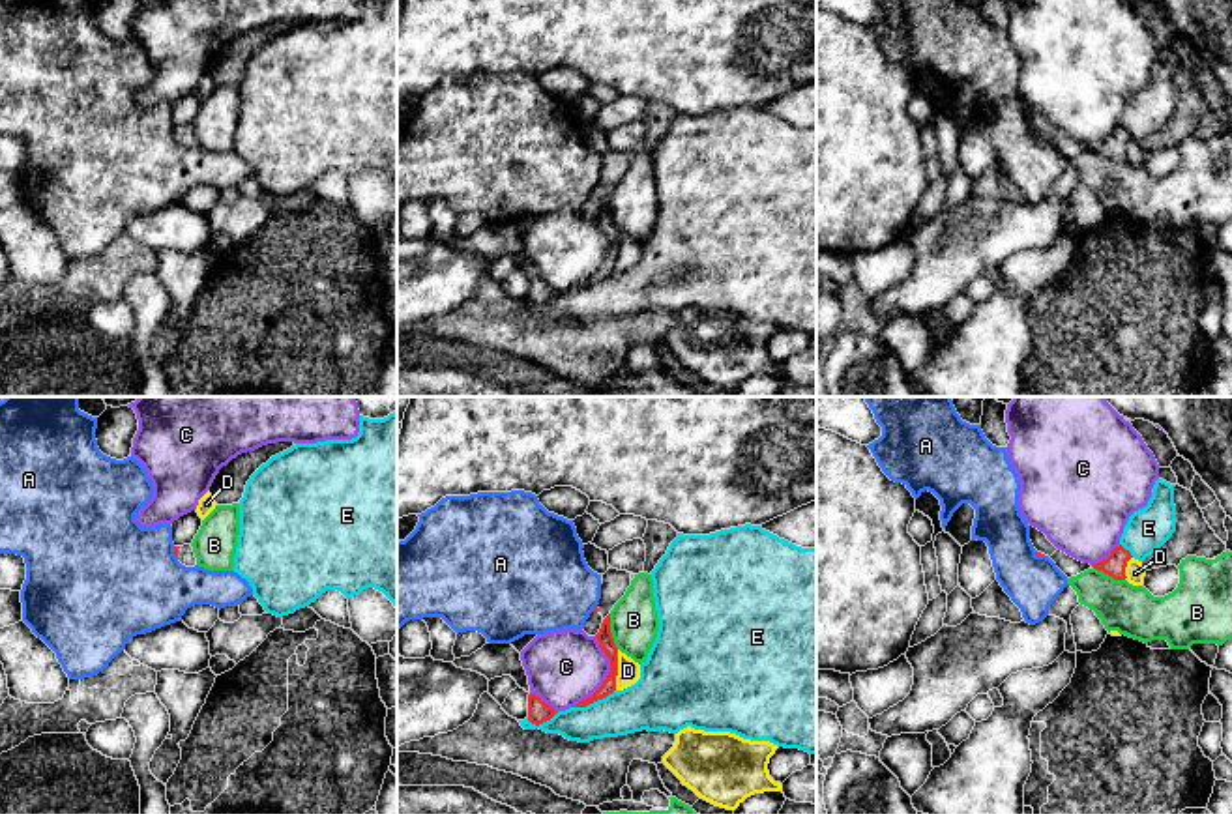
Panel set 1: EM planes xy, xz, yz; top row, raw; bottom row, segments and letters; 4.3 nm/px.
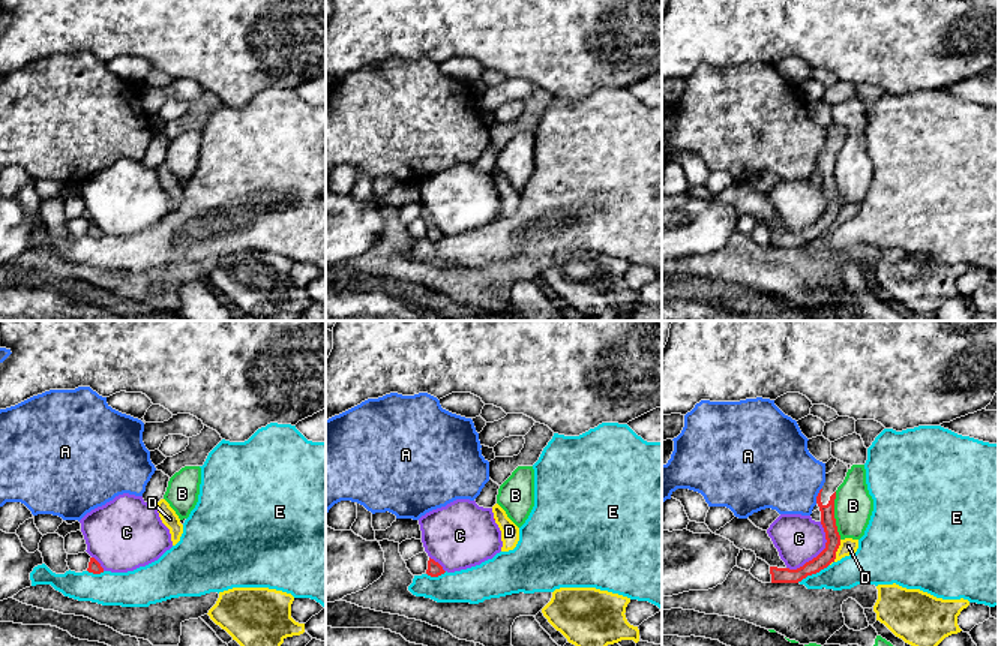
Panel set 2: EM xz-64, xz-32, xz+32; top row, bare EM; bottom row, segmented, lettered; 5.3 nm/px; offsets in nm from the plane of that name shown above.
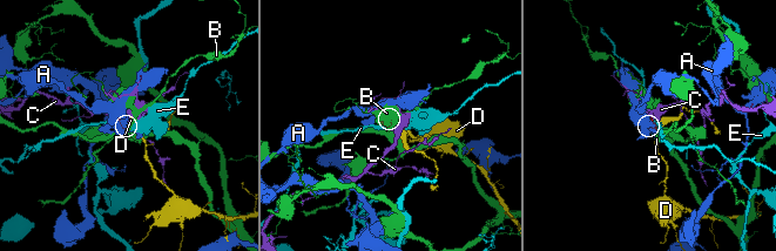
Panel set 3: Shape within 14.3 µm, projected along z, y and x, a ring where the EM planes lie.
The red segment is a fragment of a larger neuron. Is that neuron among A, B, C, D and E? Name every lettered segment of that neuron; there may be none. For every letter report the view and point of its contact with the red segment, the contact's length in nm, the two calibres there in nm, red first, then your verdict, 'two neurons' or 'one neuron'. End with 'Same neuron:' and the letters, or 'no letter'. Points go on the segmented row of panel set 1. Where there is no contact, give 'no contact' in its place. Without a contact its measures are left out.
A: yz (1041, 554) | 70 nm | 20/240 nm | two neurons
B: xz (609, 631) | 160 nm | 70/200 nm | two neurons
C: xz (609, 674) | 320 nm | 70/320 nm | two neurons
D: xz (616, 670) | 180 nm | 70/100 nm | two neurons
E: xz (594, 700) | 190 nm | 70/220 nm | two neurons
Same neuron: no letter

